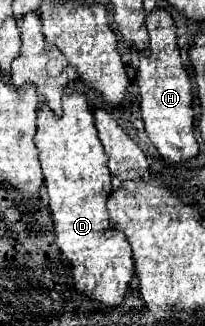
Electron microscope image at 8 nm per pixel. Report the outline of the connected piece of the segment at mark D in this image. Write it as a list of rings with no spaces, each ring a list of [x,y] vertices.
[[[65,87],[61,117],[41,103],[37,109],[35,145],[47,183],[57,245],[73,265],[75,289],[107,307],[121,305],[131,283],[133,257],[125,233],[117,229],[107,215],[105,201],[111,191],[111,173],[107,169],[107,155],[101,147],[101,139],[97,137],[93,113],[81,91]]]

